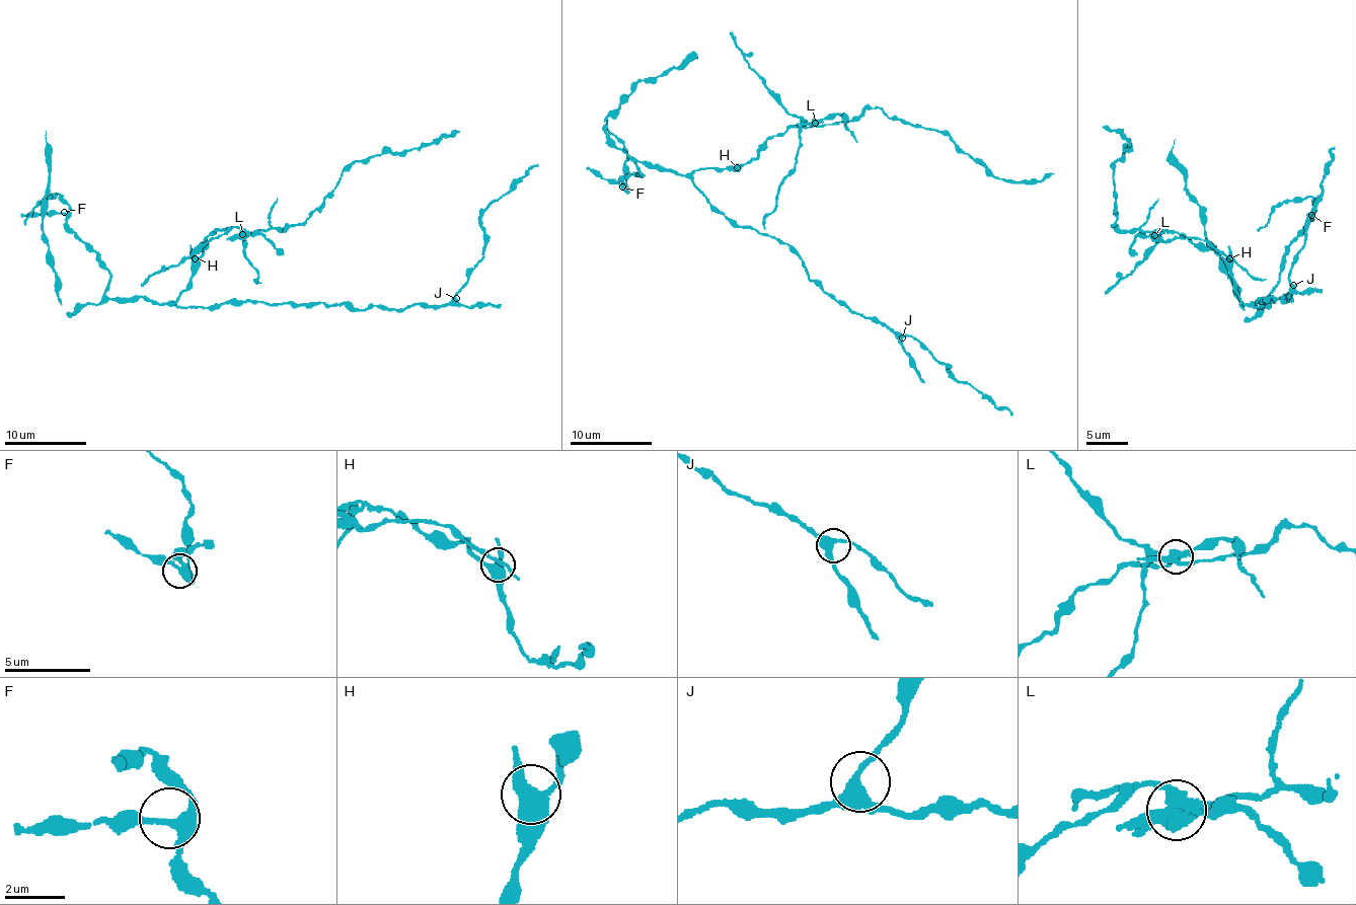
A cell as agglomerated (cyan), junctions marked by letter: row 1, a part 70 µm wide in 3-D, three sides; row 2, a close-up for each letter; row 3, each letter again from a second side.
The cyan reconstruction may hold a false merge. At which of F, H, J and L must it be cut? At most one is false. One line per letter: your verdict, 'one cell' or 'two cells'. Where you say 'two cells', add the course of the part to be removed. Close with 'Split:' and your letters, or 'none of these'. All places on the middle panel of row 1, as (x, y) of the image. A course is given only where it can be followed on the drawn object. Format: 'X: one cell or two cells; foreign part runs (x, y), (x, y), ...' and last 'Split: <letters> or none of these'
F: one cell
H: one cell
J: one cell
L: two cells; foreign part runs (815, 122), (855, 122), (867, 108), (876, 108), (940, 130), (996, 177), (1042, 181), (1053, 173)
Split: L

